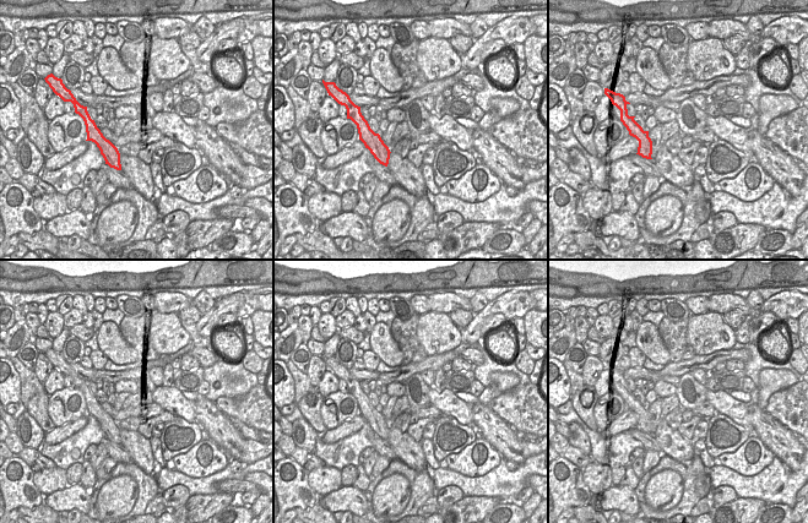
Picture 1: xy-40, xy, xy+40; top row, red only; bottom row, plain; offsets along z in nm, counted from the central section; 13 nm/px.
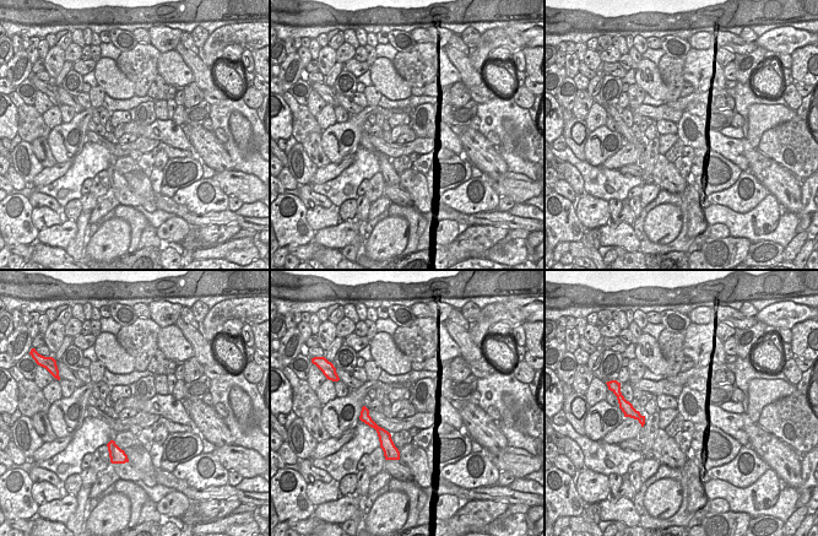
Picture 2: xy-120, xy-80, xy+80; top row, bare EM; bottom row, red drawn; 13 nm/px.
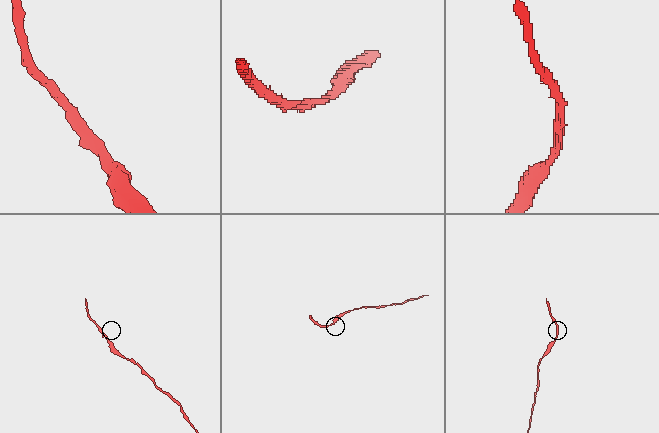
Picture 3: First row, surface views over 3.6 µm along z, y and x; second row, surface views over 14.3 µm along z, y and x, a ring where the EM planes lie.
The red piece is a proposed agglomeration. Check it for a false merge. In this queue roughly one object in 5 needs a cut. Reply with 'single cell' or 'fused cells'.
single cell

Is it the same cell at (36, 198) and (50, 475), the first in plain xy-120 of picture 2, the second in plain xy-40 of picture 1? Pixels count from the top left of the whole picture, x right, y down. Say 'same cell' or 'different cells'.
different cells

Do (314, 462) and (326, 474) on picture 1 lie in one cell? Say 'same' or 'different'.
different

